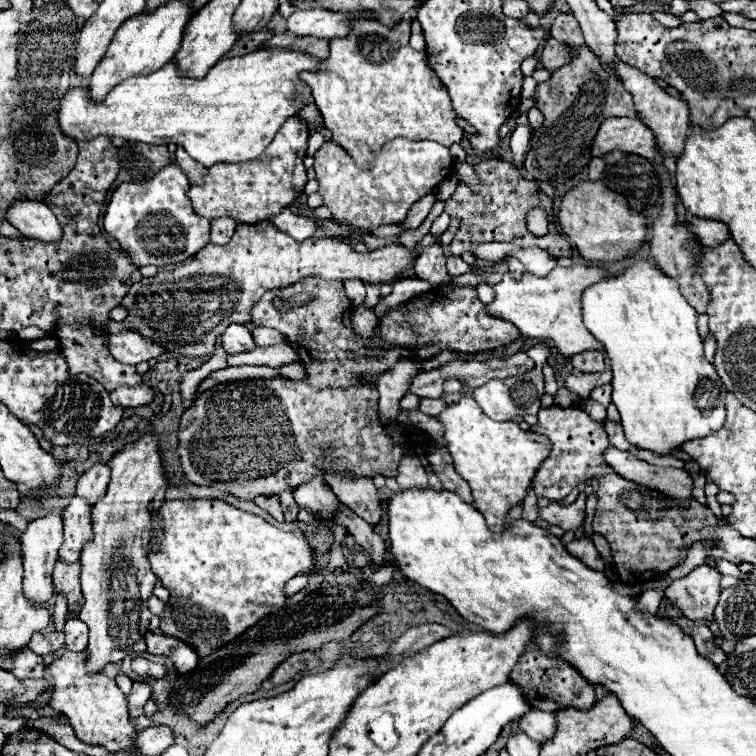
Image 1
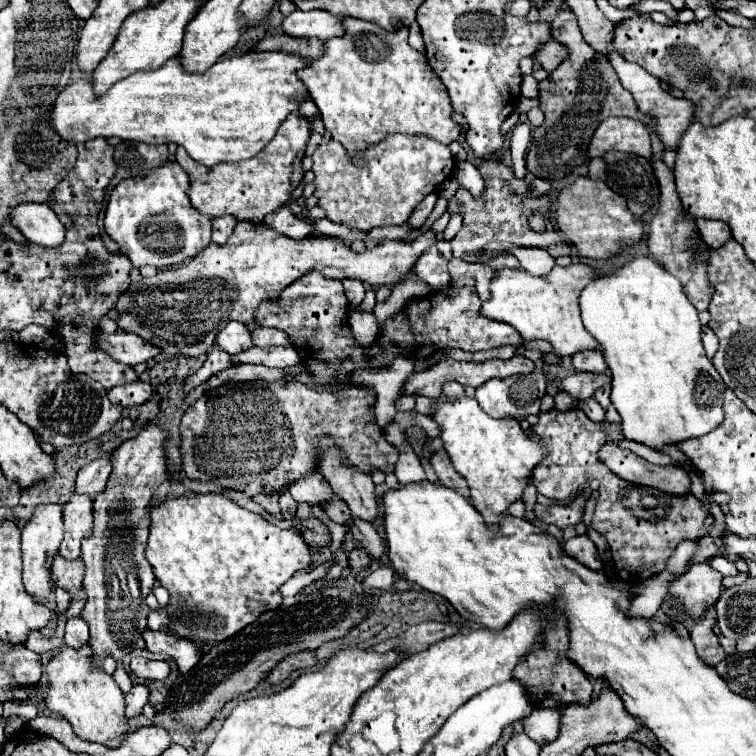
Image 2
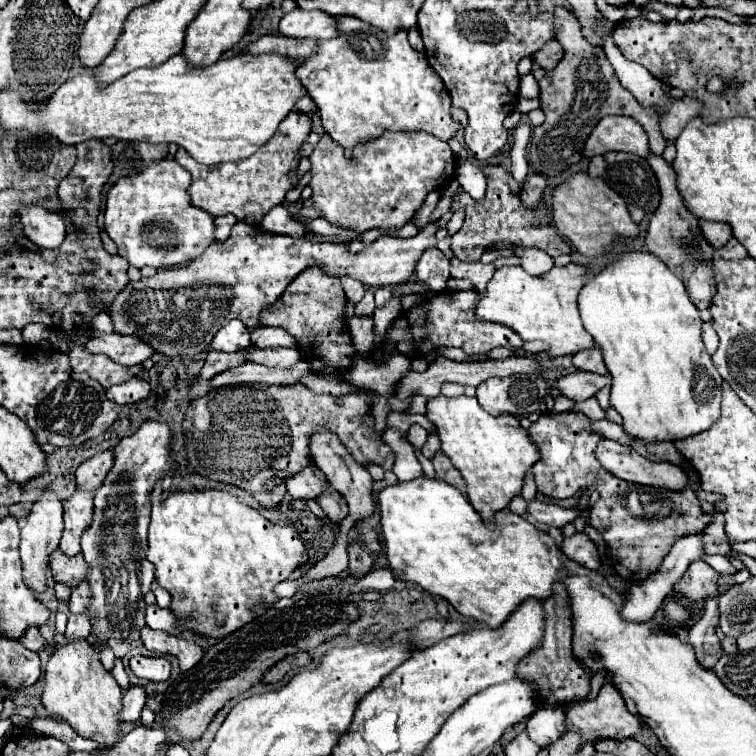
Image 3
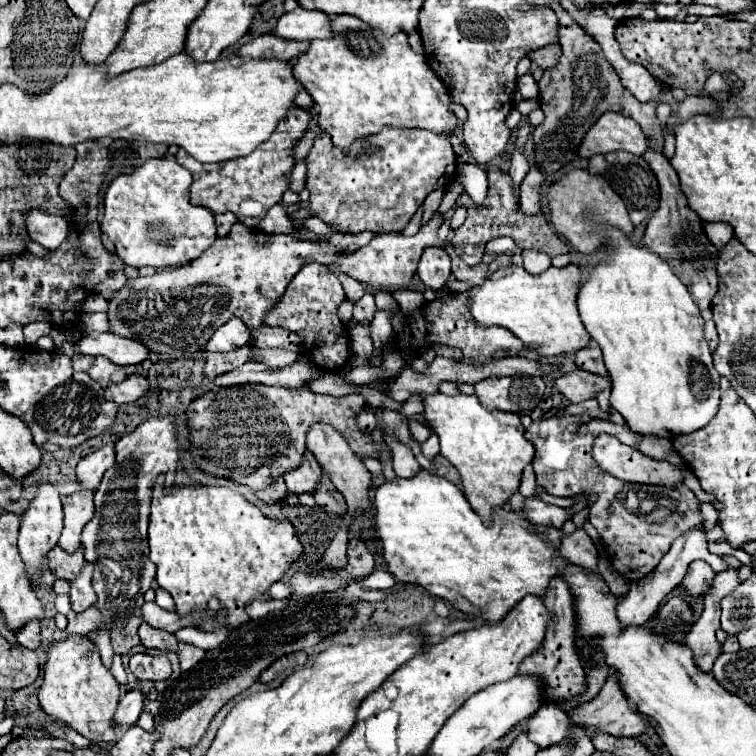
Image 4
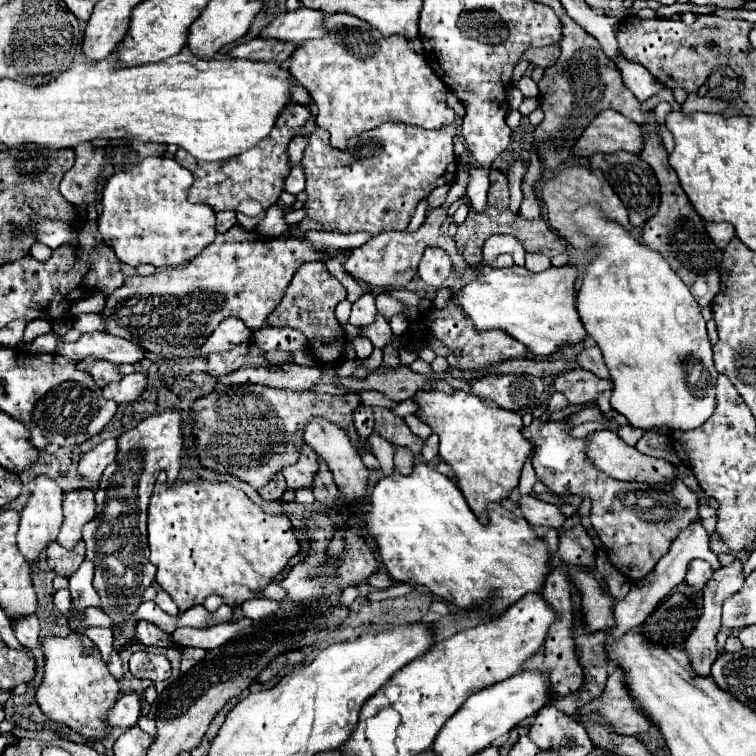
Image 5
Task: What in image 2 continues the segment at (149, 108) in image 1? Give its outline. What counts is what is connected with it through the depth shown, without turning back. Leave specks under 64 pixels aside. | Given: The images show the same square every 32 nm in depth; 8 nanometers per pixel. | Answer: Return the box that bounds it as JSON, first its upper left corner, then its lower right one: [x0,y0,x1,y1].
[48,52,308,166]

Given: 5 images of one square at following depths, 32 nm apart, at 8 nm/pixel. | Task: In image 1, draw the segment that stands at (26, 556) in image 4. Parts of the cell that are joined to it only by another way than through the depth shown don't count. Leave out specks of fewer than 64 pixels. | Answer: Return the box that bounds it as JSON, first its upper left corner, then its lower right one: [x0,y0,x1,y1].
[22,510,62,604]

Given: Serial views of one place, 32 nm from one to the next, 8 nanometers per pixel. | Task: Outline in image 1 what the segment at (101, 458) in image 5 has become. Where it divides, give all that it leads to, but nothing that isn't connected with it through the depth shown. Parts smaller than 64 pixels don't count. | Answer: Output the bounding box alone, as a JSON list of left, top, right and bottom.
[76,462,110,504]

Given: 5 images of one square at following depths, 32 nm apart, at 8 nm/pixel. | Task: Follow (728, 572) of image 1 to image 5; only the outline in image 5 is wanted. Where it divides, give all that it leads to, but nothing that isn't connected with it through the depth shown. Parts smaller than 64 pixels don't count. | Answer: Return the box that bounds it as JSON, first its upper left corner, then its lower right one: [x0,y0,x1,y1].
[610,518,720,638]

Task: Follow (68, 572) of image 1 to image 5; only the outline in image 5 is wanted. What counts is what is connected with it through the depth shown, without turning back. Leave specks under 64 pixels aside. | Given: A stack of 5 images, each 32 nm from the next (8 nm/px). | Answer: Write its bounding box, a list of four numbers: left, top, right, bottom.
[46,540,86,576]

